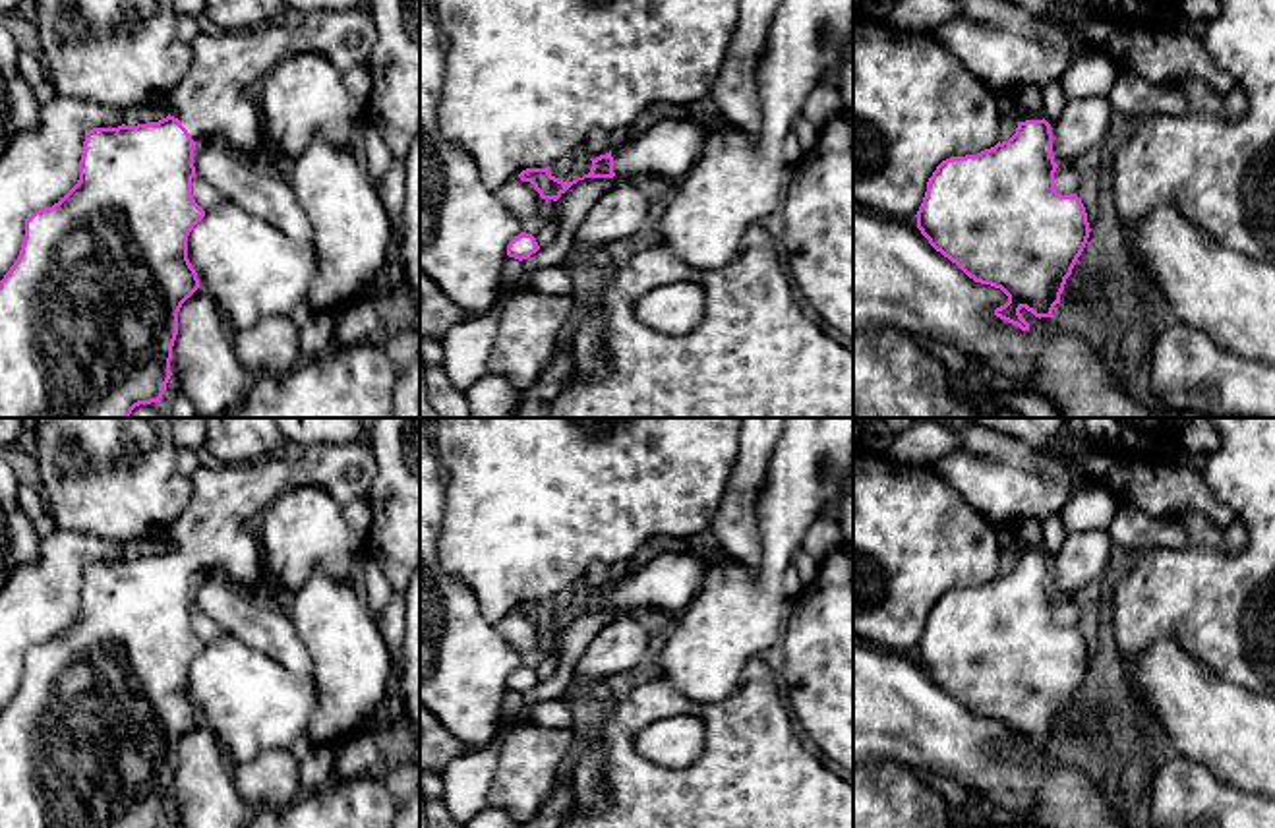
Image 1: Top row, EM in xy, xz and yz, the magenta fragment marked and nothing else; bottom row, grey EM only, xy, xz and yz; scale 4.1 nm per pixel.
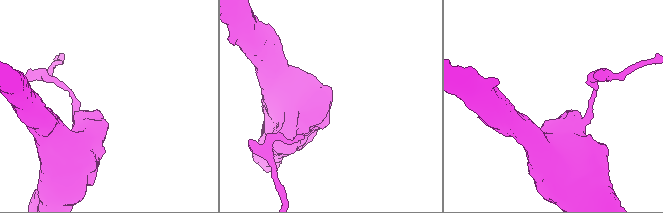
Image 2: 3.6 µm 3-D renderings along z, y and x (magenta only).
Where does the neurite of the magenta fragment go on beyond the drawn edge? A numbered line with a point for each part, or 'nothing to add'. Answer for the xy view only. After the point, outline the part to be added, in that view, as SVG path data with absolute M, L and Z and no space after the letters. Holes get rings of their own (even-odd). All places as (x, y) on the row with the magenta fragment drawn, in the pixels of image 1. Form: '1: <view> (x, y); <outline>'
1: xy (215, 99); M370 10L313 12L298 27L282 21L192 41L188 75L164 95L195 143L215 137L244 159L275 168L255 101L259 81L288 54L315 52L341 72L368 66L377 33Z

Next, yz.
1: yz (1030, 97); M1025 83L1016 87L1010 97L1020 104L1020 122L1043 120L1043 93L1041 87Z

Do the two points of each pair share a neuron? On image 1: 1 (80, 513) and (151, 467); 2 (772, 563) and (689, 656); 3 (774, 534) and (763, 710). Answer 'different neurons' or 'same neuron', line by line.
1: same neuron
2: same neuron
3: different neurons

